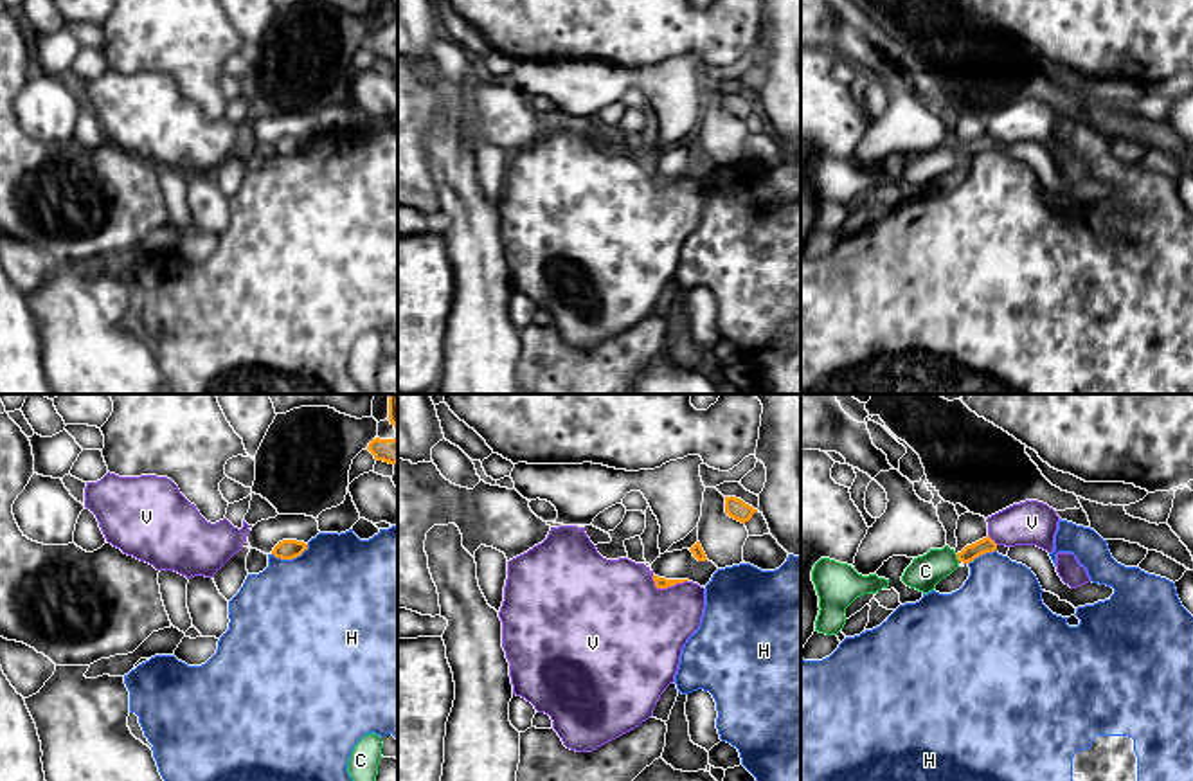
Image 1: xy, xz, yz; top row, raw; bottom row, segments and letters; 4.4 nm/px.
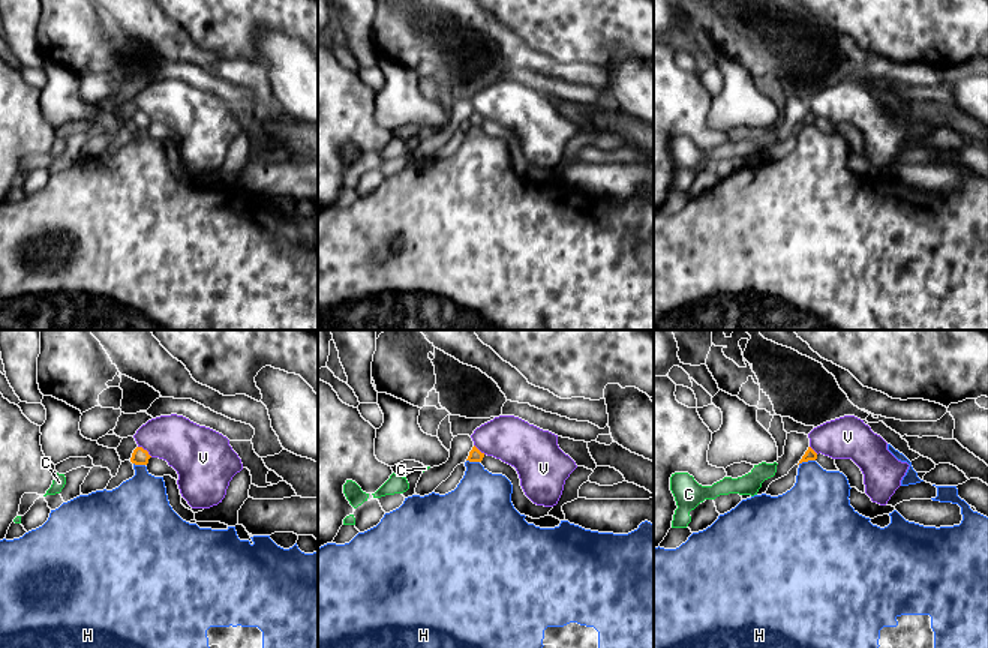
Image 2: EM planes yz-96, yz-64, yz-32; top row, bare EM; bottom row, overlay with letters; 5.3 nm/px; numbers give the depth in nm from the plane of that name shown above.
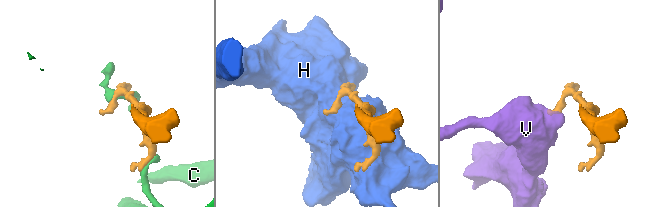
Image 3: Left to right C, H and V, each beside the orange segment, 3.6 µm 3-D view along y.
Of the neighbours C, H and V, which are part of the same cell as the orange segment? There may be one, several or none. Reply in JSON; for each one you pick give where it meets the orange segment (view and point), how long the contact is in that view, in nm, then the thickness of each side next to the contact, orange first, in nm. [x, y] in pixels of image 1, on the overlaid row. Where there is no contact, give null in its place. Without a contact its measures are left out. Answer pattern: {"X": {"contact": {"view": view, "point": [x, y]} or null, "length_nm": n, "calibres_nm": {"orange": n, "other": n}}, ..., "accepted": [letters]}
{"accepted": []}

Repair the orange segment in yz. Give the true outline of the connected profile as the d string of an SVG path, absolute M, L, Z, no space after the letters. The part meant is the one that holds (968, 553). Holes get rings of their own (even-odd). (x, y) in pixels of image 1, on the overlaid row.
M986 536L957 552L957 560L963 563L970 563L975 558L993 551L997 551L997 543L990 536Z

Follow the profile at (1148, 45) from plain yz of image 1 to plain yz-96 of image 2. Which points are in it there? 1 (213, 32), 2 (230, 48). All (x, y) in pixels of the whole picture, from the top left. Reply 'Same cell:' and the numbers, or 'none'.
Same cell: 1, 2

